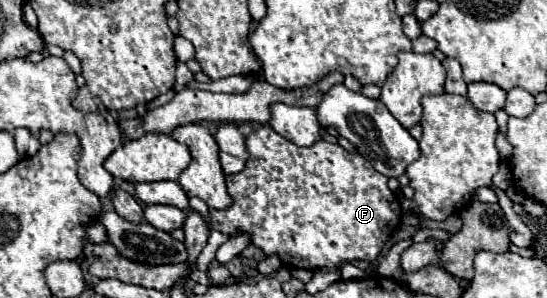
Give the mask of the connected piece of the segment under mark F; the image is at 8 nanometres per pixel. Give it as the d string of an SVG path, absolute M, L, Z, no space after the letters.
M261 125L257 131L253 131L247 137L247 149L249 149L249 159L247 159L245 169L237 175L227 175L227 191L233 197L233 205L223 209L223 211L211 211L211 227L215 231L225 233L225 235L233 235L237 231L249 233L253 237L251 239L253 245L263 249L265 255L279 255L285 267L291 267L291 269L333 269L333 267L343 265L347 261L375 261L379 257L381 249L385 247L385 241L389 239L389 235L401 225L403 211L401 211L397 195L387 187L387 177L377 173L373 169L373 165L365 157L361 157L359 153L355 153L355 155L347 153L341 145L329 143L323 139L311 147L297 147L295 143L291 143L289 139L279 135L271 125Z

